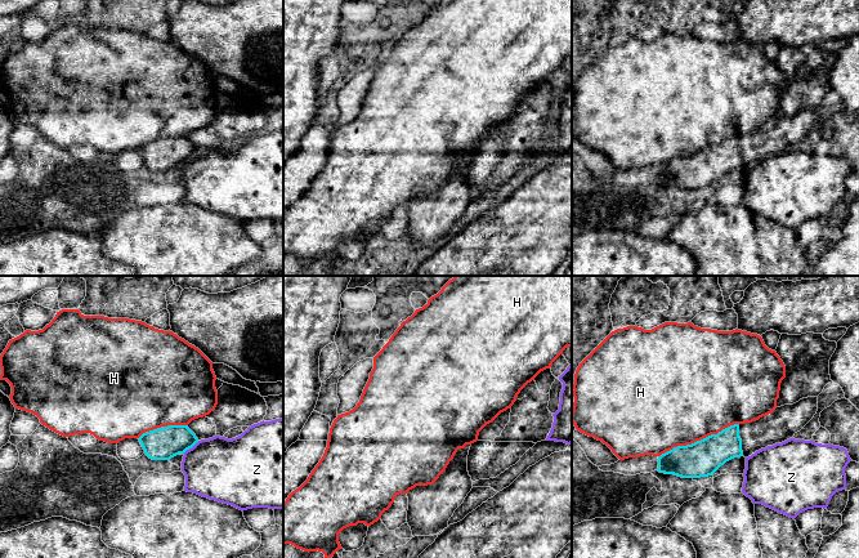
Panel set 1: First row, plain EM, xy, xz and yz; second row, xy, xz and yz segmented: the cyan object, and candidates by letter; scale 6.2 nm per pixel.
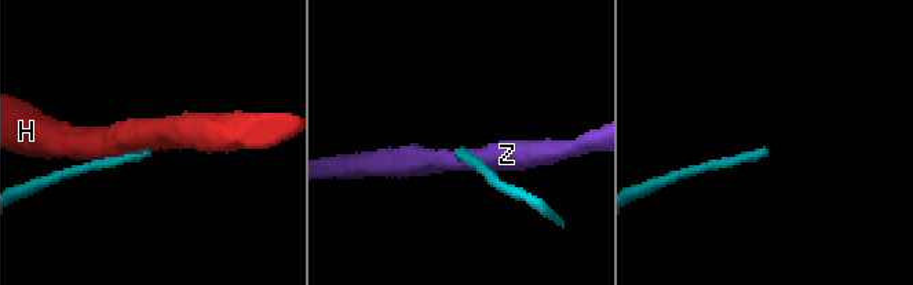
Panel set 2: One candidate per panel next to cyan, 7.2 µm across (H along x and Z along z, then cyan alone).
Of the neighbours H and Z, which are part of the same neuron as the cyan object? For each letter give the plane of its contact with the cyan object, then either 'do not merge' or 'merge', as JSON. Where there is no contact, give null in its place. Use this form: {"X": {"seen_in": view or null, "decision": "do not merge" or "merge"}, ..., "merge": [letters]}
{"H": {"seen_in": "yz", "decision": "do not merge"}, "Z": {"seen_in": "xy", "decision": "do not merge"}, "merge": []}

